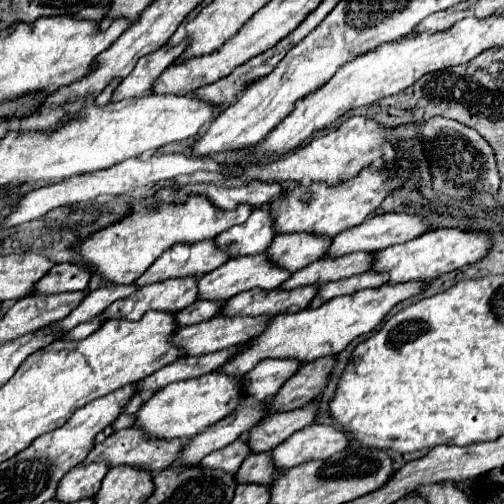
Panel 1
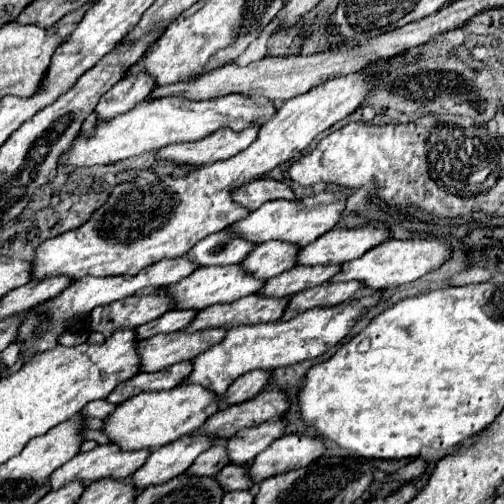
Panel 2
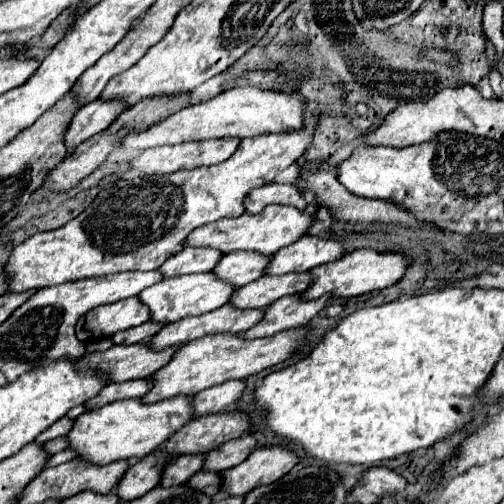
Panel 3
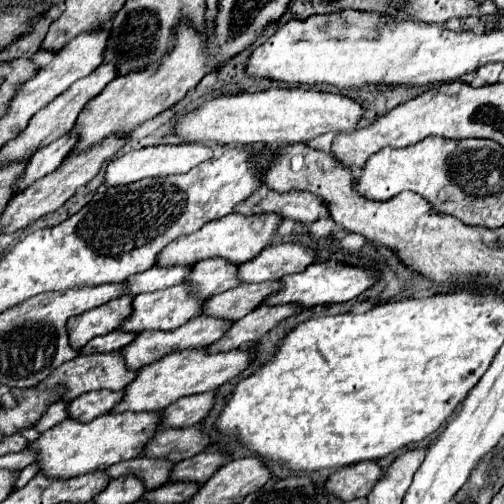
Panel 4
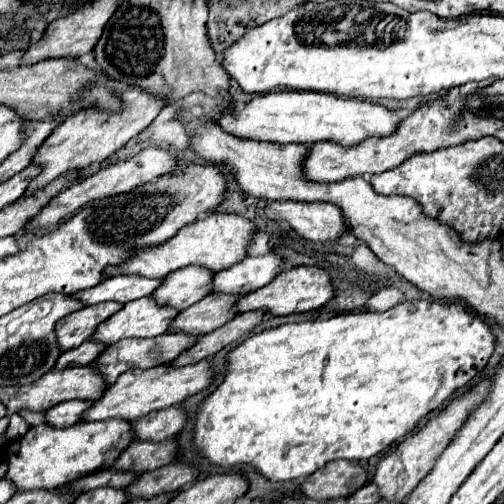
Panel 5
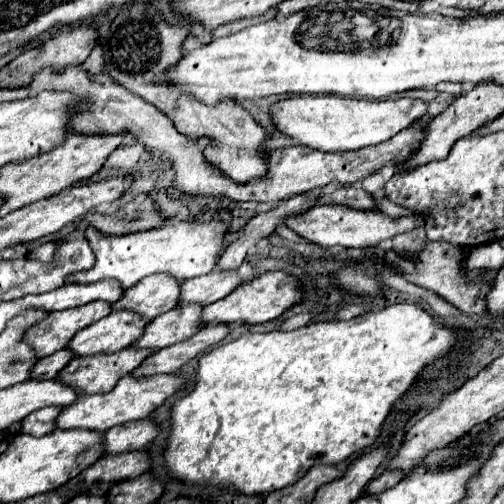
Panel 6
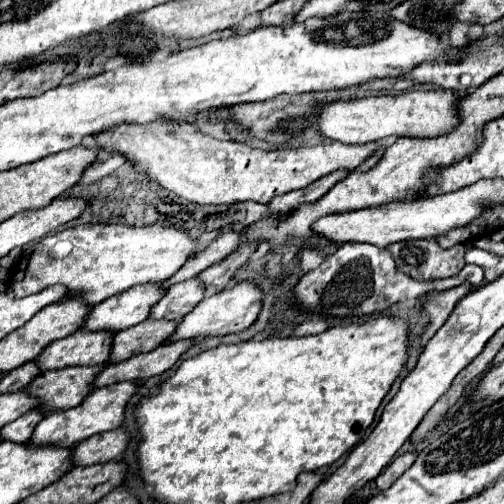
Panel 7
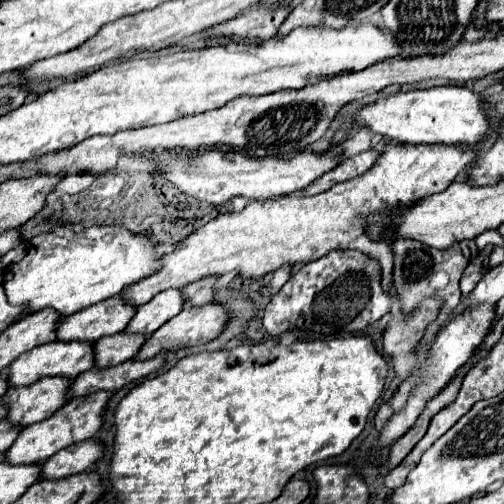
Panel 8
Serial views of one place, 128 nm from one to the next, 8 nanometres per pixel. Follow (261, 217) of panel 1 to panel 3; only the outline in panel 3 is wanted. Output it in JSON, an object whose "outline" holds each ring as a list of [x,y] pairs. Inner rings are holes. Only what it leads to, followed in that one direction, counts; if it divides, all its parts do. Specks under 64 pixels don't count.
{"outline":[[[184,248],[176,256],[170,256],[160,266],[158,272],[164,278],[210,272],[216,266],[216,262],[220,260],[220,256],[222,256],[222,252],[212,250],[212,248]]]}

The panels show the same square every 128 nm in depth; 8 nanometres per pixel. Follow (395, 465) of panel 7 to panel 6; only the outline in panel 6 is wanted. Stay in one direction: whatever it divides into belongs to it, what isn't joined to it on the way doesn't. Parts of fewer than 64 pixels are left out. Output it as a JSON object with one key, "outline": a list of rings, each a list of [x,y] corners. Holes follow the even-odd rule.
{"outline":[[[384,470],[380,472],[370,484],[368,484],[368,494],[378,494],[384,492],[386,488],[392,488],[394,484],[398,484],[402,480],[402,472],[392,472],[392,470]]]}

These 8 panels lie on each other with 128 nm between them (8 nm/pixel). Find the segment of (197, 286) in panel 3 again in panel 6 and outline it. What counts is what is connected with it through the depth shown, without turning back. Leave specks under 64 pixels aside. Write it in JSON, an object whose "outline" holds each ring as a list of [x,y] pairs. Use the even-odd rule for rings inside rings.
{"outline":[[[112,312],[106,318],[82,328],[70,342],[68,350],[74,356],[114,354],[130,346],[144,330],[150,320],[140,318],[134,312]]]}

